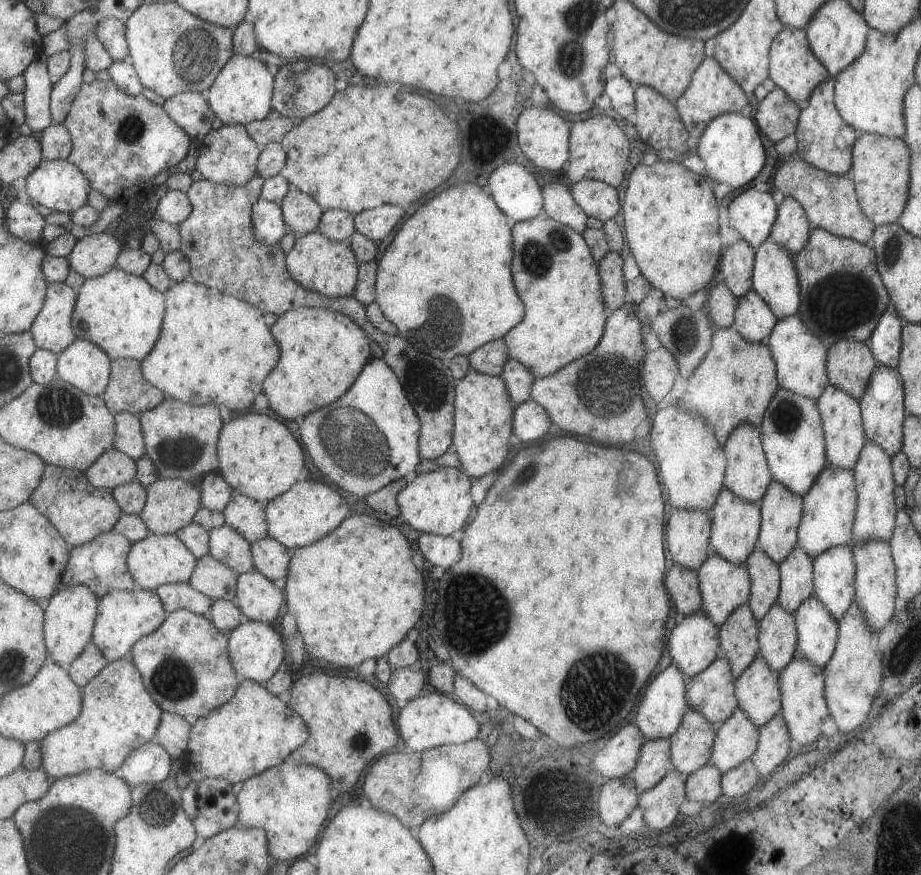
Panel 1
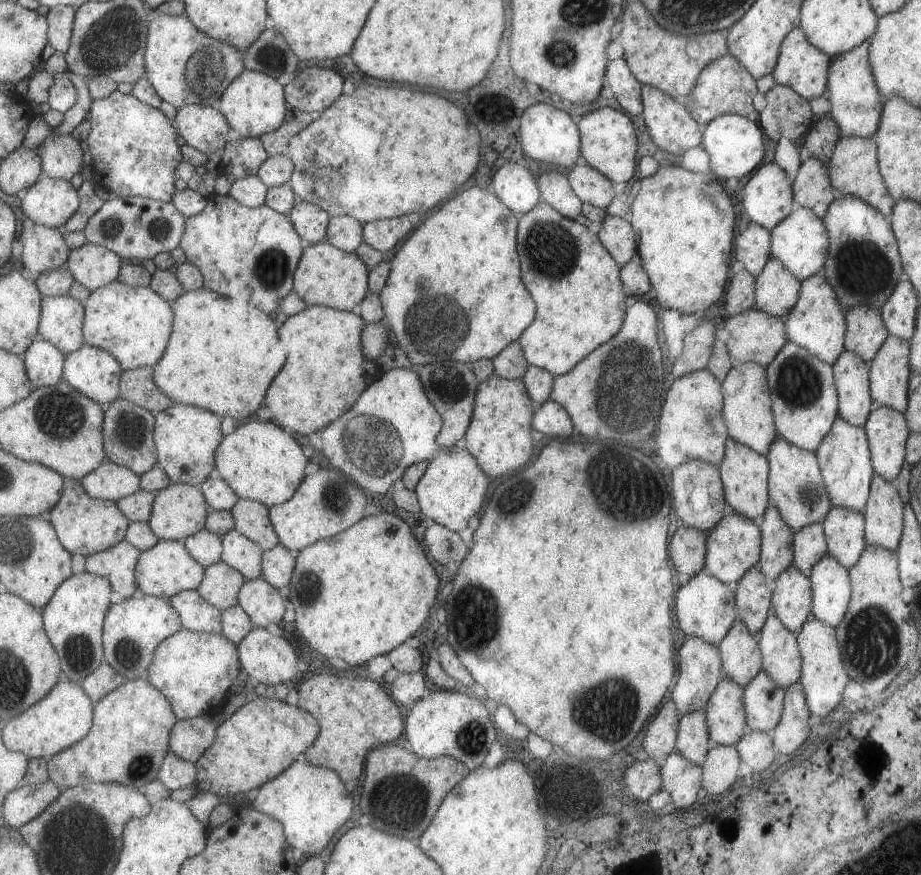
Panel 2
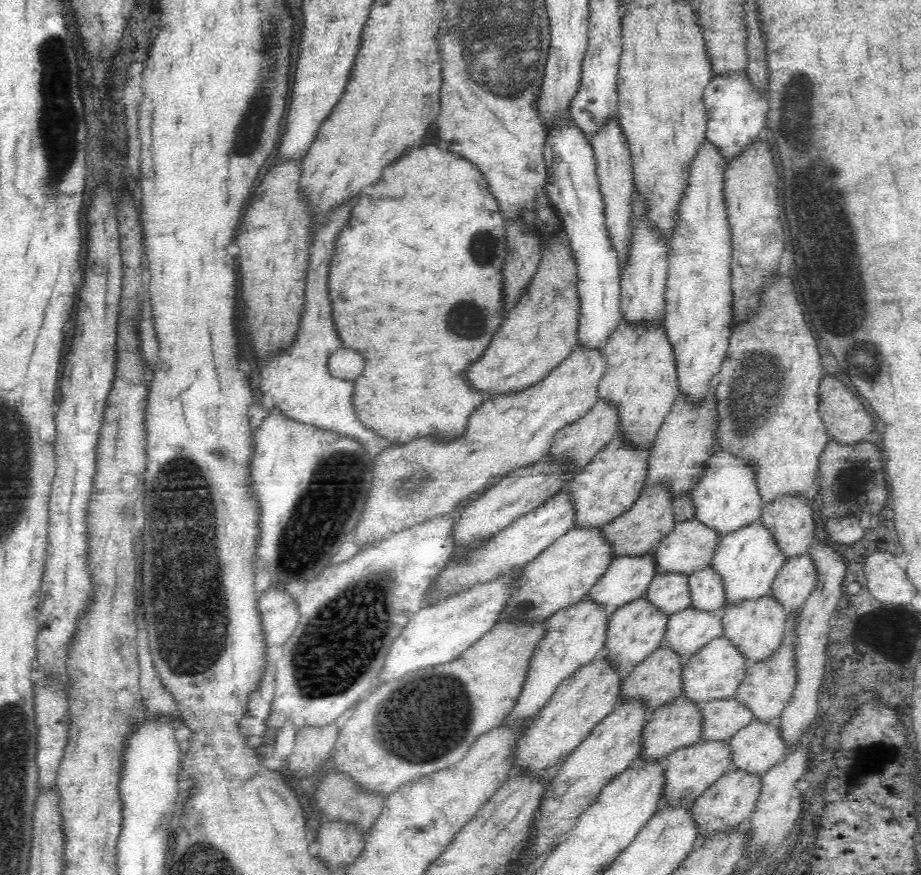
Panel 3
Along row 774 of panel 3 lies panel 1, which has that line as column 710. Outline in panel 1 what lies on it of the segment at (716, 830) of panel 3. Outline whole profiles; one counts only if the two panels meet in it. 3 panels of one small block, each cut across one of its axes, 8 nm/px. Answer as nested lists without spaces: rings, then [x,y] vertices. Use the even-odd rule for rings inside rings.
[[[690,708],[669,738],[670,761],[676,772],[687,776],[707,765],[715,735],[712,724],[698,710]]]

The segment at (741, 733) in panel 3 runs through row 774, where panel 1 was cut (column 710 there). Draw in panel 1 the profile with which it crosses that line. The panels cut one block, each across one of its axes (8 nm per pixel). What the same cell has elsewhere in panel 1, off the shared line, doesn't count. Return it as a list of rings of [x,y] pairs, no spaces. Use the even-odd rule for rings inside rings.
[[[737,707],[716,729],[708,764],[714,764],[723,774],[749,759],[758,743],[758,728]]]

